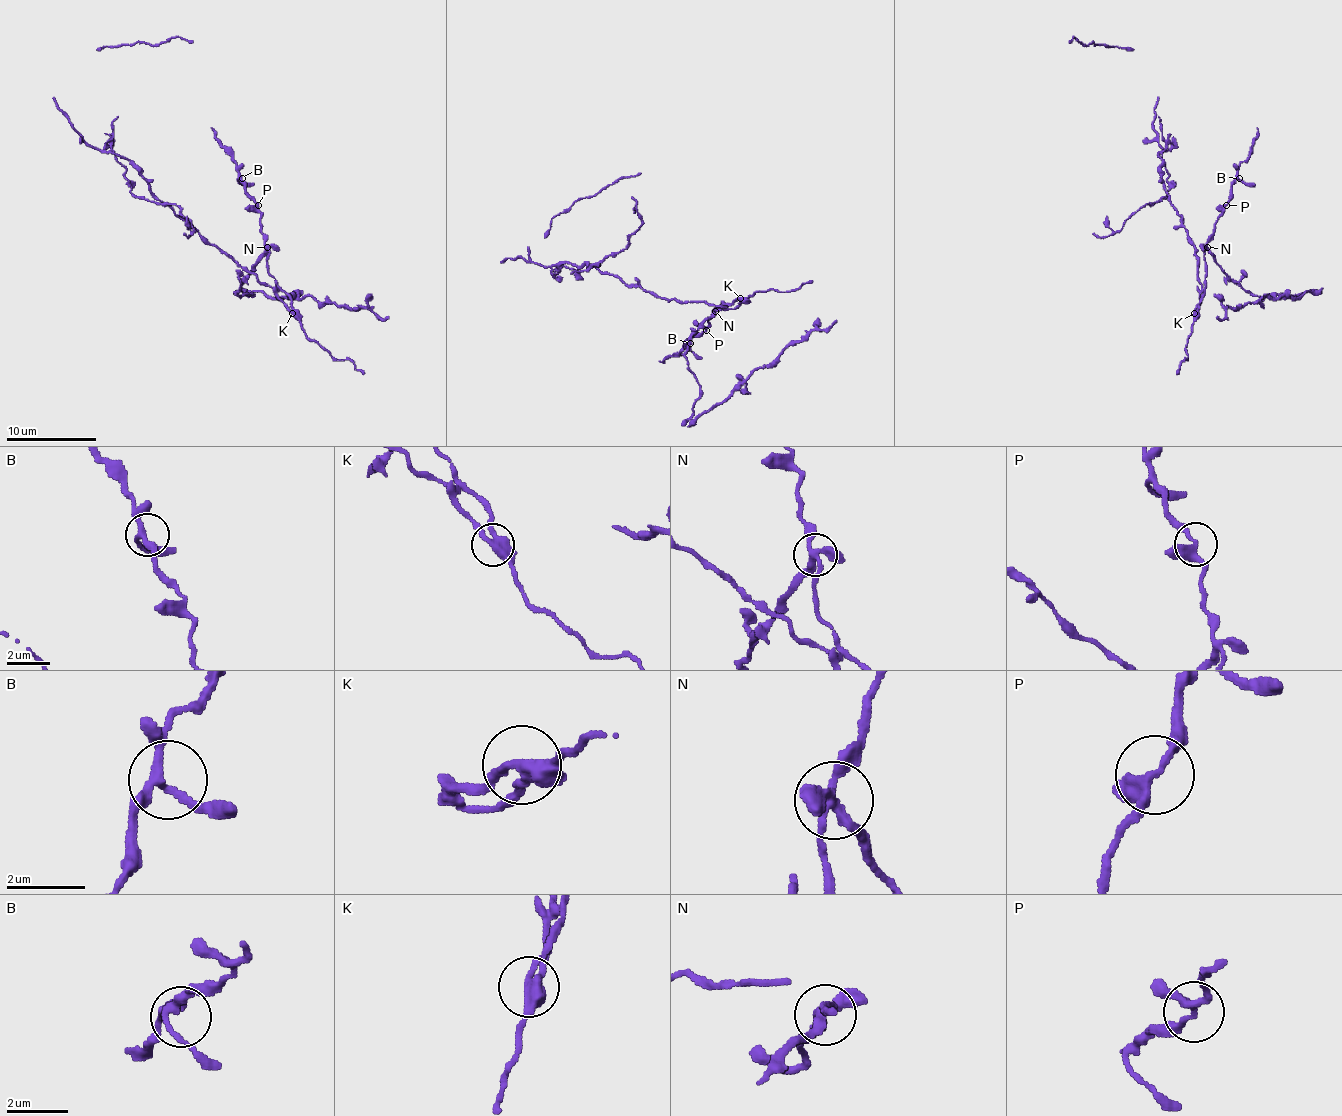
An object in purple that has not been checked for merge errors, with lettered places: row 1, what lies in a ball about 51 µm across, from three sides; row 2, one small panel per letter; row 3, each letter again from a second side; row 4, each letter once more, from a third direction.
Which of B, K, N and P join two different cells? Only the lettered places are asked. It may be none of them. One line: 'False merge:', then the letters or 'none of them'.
False merge: K, N

